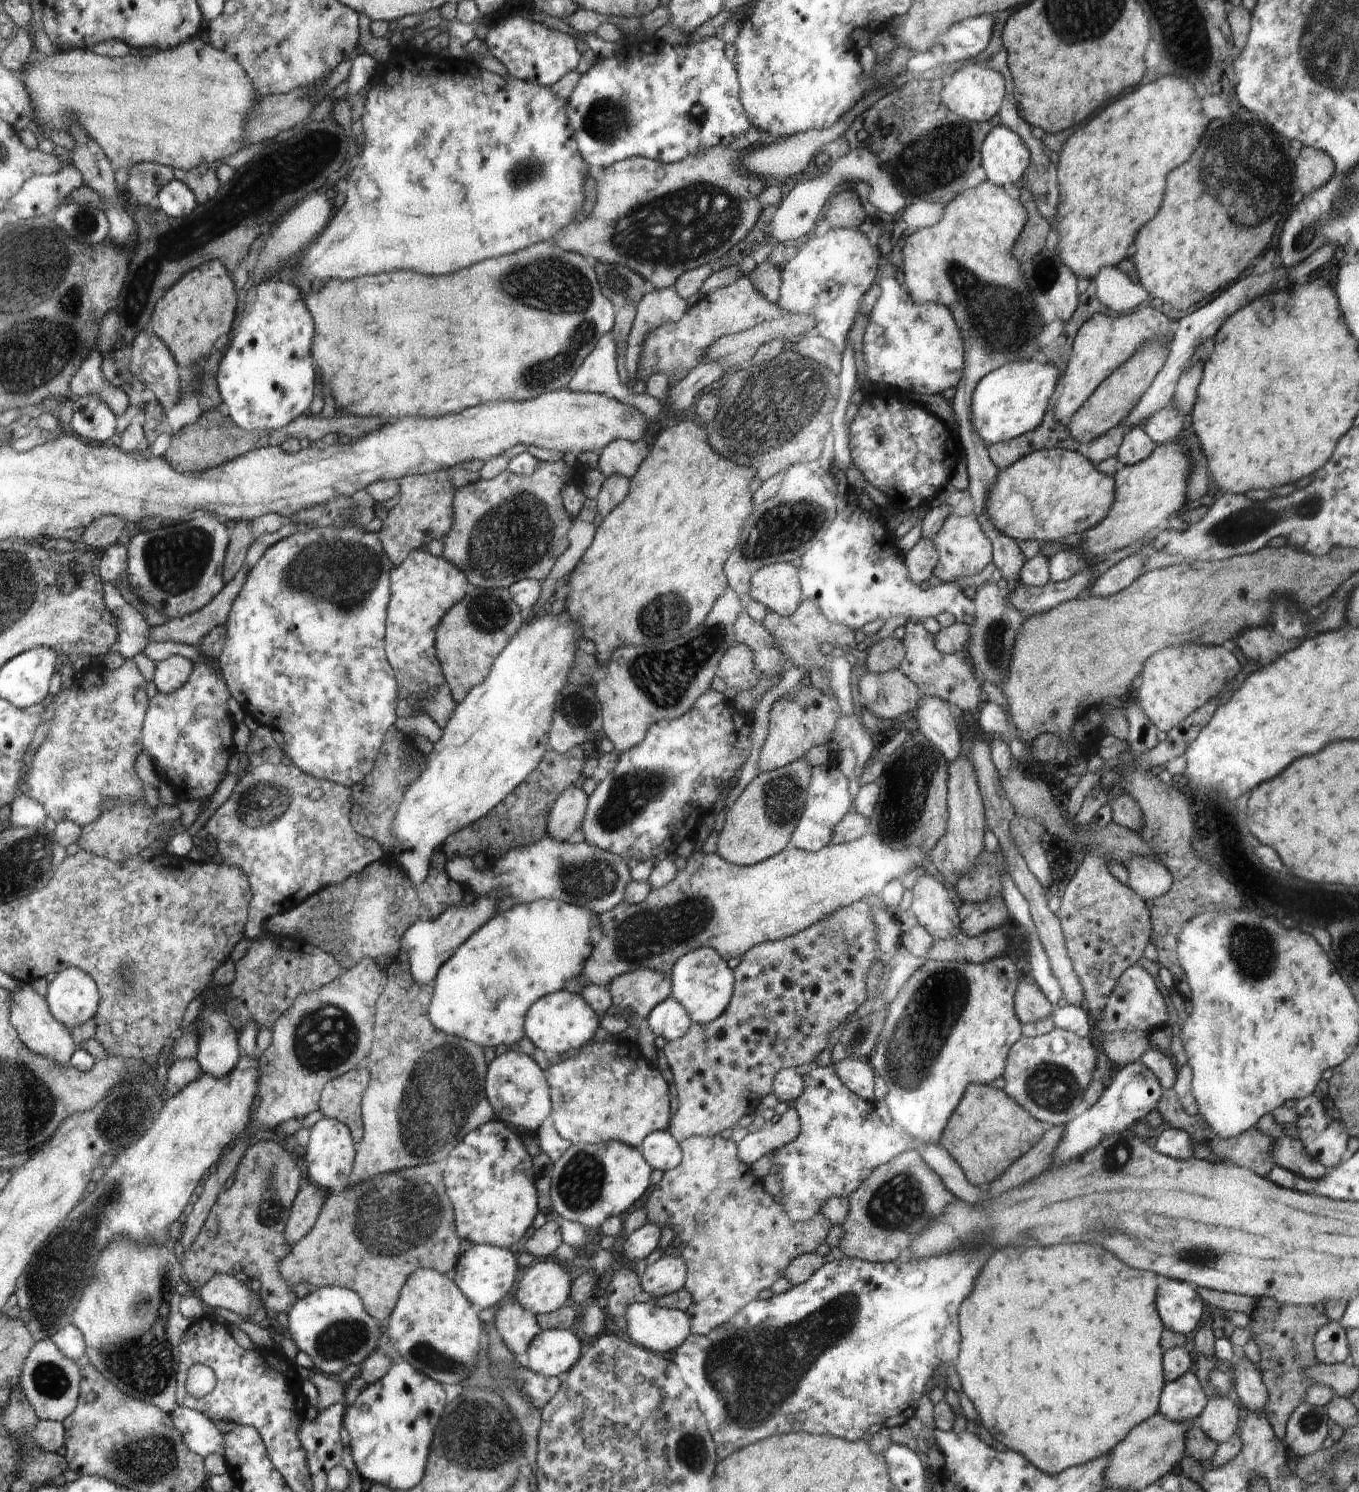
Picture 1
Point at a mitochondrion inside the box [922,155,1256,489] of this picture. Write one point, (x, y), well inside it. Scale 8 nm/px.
(999, 319)

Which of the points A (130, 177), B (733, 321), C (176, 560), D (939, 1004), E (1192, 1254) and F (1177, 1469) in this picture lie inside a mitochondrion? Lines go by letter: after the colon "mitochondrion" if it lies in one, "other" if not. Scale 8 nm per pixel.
A: other
B: other
C: mitochondrion
D: mitochondrion
E: mitochondrion
F: other

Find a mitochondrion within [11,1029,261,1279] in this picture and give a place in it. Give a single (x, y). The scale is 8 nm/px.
(126, 1112)

